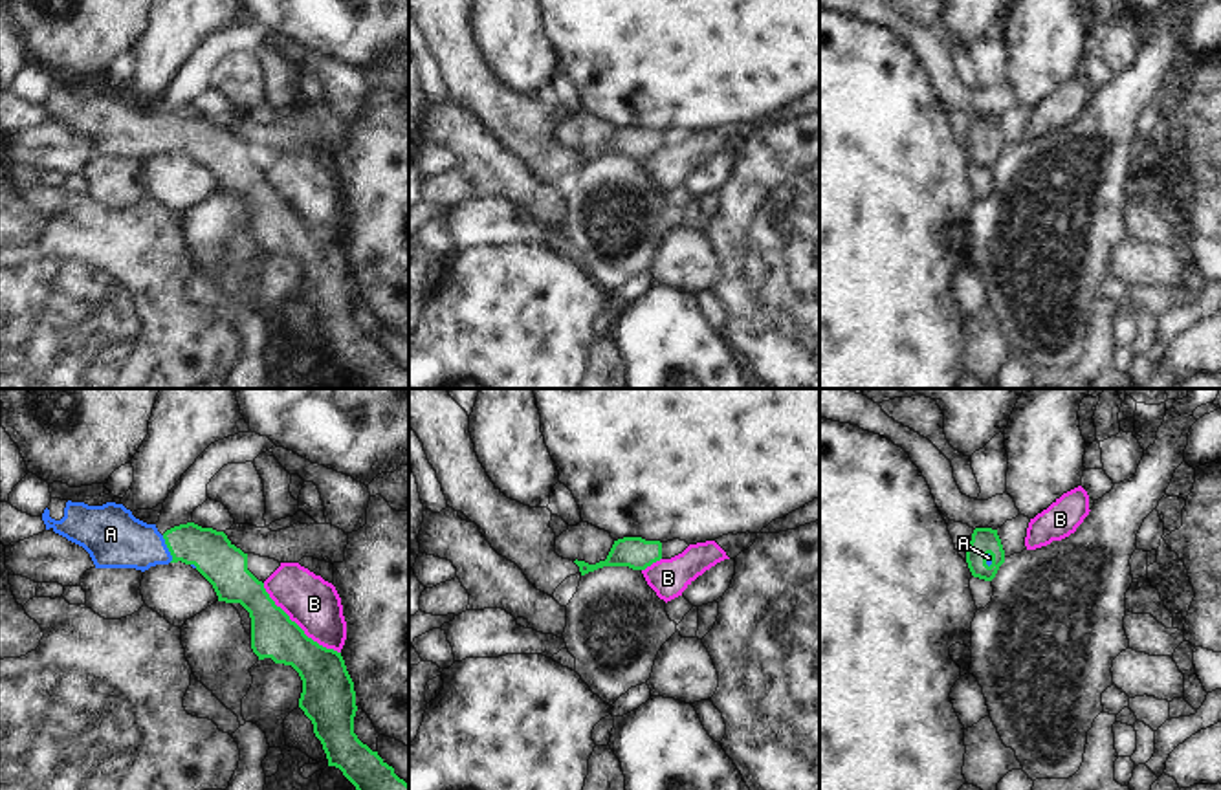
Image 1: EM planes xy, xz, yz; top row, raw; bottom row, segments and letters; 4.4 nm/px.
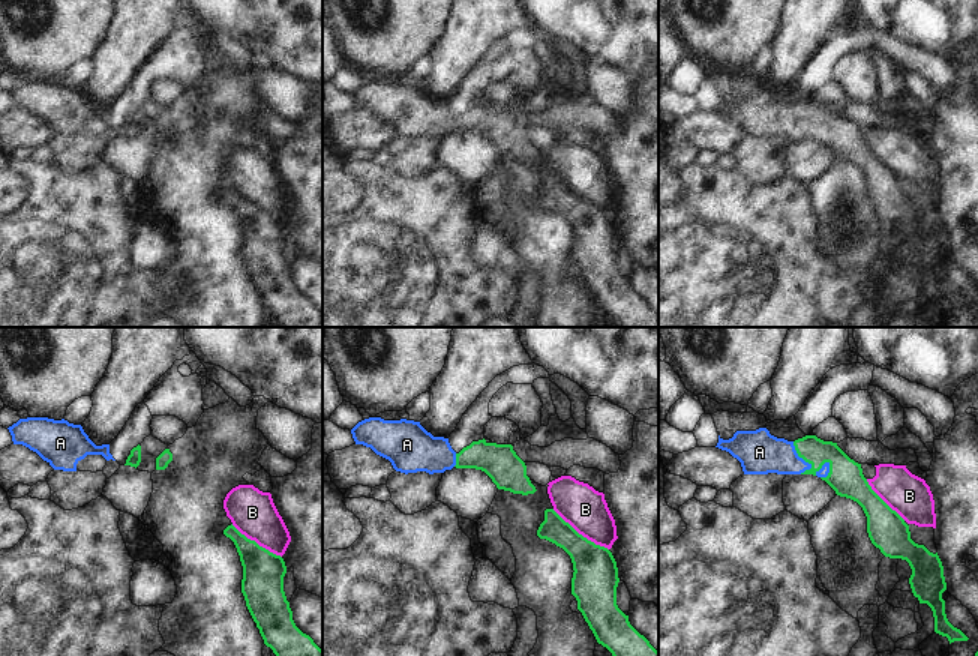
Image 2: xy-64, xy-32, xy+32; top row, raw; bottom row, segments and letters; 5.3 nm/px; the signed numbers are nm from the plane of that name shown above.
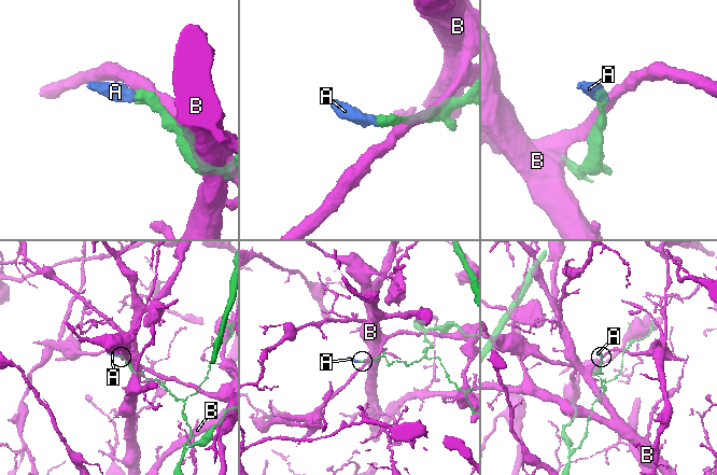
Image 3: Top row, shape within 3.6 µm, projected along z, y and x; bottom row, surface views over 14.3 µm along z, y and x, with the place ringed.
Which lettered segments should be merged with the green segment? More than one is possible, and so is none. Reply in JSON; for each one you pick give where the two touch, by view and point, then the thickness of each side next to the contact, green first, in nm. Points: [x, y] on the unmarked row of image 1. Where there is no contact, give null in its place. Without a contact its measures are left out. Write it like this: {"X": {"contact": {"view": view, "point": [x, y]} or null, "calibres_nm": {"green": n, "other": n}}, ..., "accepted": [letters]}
{"A": {"contact": {"view": "xy", "point": [167, 136]}, "calibres_nm": {"green": 190, "other": 260}}, "accepted": ["A"]}

